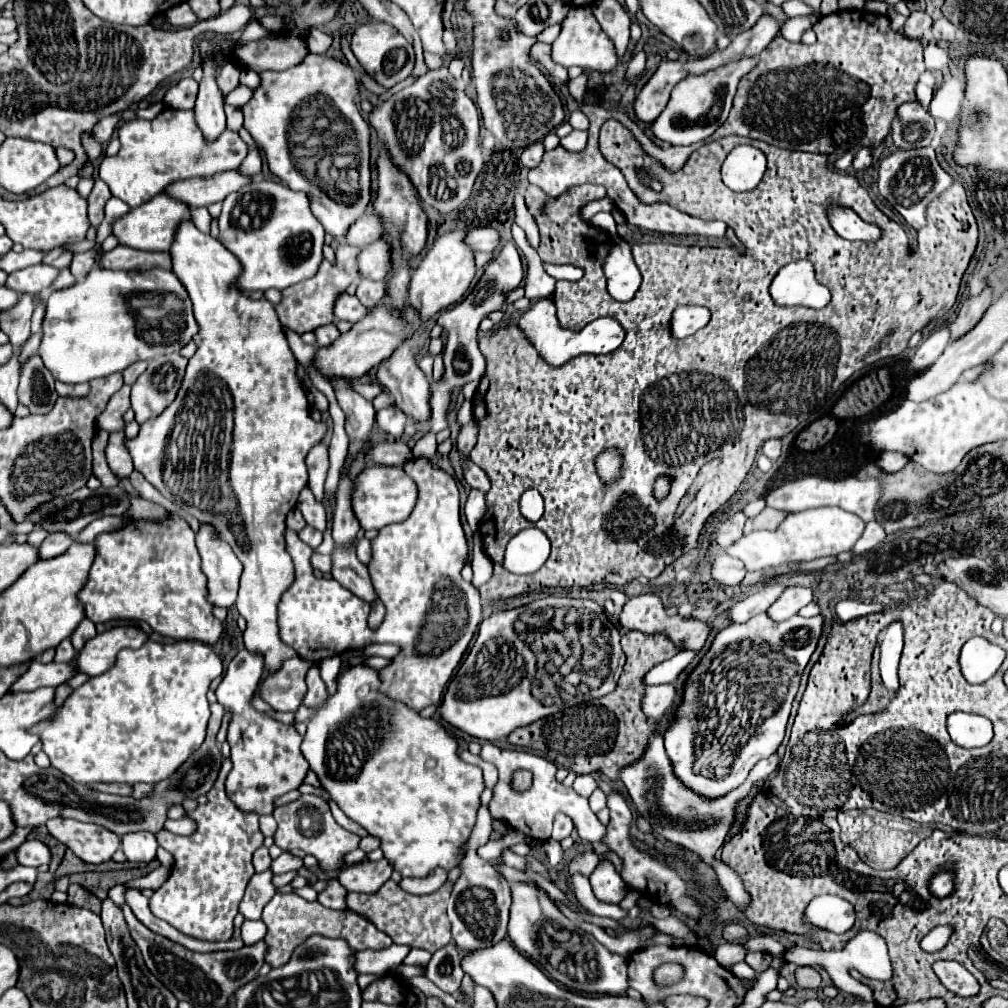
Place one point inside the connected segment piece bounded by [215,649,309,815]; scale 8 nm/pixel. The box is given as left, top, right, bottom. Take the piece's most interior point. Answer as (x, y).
(267, 762)

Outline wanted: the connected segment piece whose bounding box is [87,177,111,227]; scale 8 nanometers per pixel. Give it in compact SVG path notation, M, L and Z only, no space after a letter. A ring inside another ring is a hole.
M95 177L95 187L89 195L89 221L93 223L93 227L97 227L101 221L103 221L103 207L105 207L105 201L111 197L107 185Z

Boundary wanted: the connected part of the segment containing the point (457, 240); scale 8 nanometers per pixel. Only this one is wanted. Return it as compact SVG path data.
M451 231L439 237L423 257L421 265L411 273L409 303L413 309L419 309L419 315L423 319L429 319L441 309L459 303L465 291L469 289L477 273L477 267L475 267L475 251L465 243L465 235L467 235L465 231Z

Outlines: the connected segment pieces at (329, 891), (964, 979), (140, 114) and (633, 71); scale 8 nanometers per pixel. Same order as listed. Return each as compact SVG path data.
M336 878L327 879L327 887L323 893L319 893L319 903L331 909L349 909L345 899L348 891L338 882Z
M939 960L933 964L933 971L941 979L941 983L961 997L971 997L978 993L980 985L978 981L956 961Z
M161 102L150 104L145 109L135 109L135 114L138 118L151 120L154 119L163 110L163 104Z
M641 50L632 60L626 71L625 80L628 82L643 74L647 60L645 51Z

